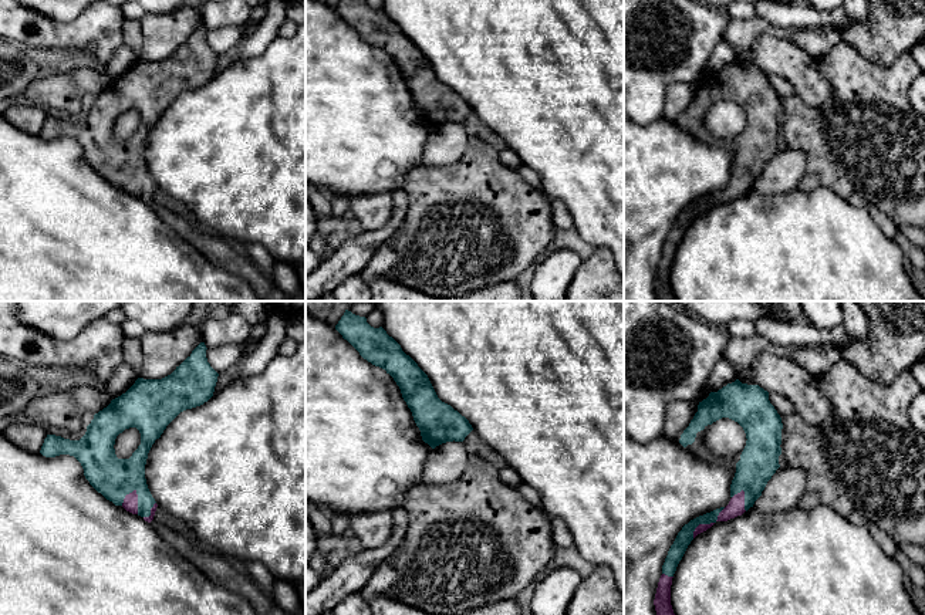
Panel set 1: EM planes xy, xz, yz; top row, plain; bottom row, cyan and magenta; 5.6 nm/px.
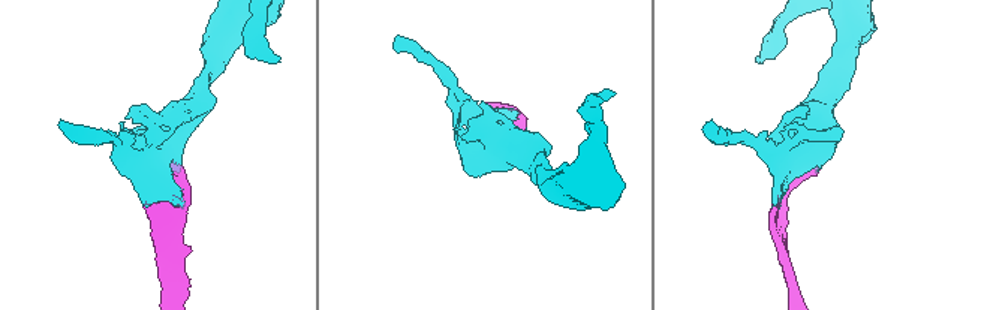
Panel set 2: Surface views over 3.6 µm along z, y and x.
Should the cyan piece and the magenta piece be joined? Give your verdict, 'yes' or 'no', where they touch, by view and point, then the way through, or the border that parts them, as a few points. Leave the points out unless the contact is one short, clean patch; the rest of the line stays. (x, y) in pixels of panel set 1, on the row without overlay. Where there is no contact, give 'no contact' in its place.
yes; contact xy (138, 183)

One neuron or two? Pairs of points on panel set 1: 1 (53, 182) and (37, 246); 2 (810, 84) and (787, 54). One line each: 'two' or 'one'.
1: one
2: one

